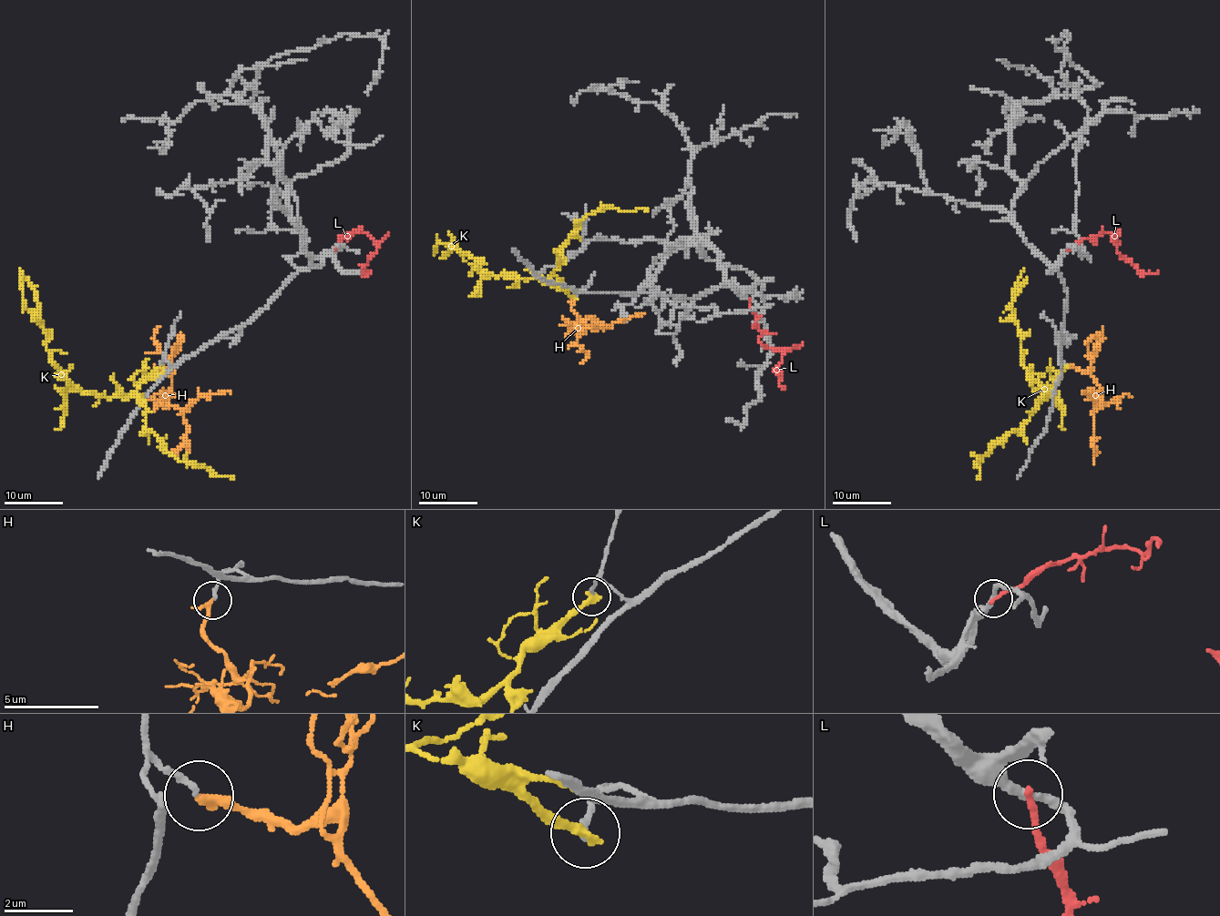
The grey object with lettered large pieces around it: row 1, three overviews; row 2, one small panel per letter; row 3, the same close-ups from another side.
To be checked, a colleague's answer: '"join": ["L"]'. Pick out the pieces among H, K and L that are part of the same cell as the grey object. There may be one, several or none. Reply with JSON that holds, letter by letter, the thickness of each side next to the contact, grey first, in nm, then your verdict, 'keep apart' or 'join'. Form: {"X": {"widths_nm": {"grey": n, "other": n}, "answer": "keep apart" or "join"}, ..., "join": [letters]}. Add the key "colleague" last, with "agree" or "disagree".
{"H": {"widths_nm": {"grey": 170, "other": 190}, "answer": "keep apart"}, "K": {"widths_nm": {"grey": 180, "other": 320}, "answer": "keep apart"}, "L": {"widths_nm": {"grey": 260, "other": 200}, "answer": "keep apart"}, "join": [], "colleague": "disagree"}

